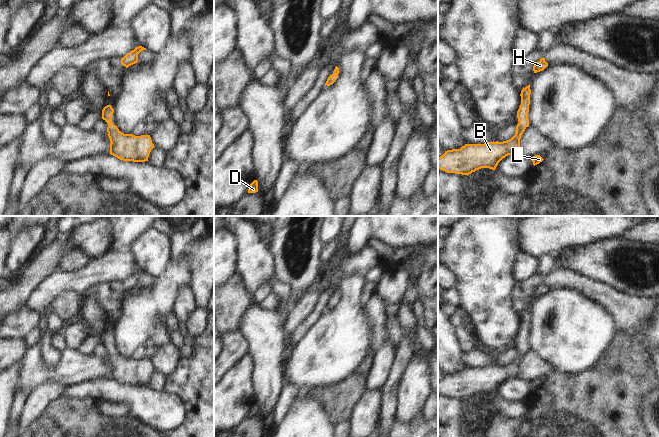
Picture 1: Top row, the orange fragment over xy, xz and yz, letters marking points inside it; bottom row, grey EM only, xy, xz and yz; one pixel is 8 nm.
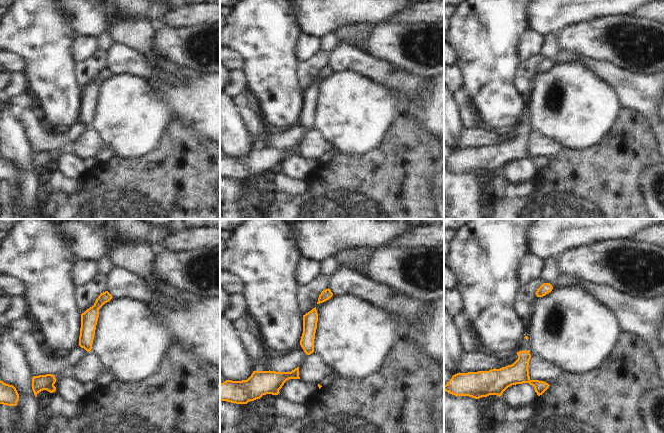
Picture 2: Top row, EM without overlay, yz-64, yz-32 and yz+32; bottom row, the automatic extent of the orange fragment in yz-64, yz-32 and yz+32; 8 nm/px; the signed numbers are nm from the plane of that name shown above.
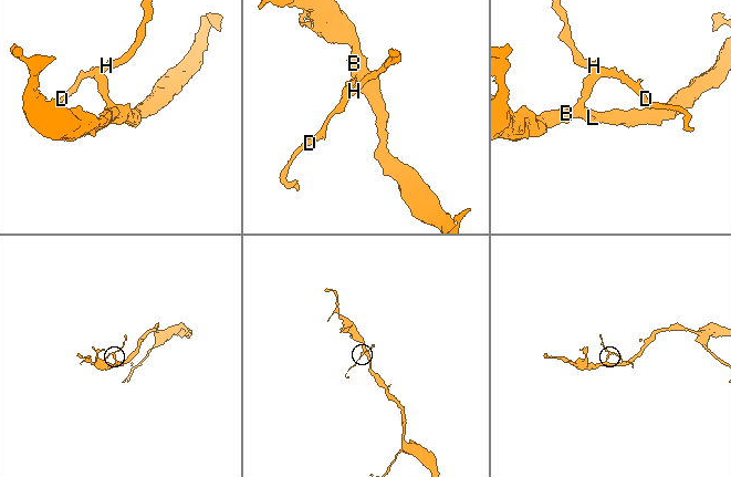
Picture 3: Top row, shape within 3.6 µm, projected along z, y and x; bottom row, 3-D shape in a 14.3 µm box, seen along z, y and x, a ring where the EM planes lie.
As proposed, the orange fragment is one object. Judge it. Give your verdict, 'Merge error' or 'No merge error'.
No merge error

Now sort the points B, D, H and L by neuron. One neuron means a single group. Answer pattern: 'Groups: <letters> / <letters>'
Groups: B D H L

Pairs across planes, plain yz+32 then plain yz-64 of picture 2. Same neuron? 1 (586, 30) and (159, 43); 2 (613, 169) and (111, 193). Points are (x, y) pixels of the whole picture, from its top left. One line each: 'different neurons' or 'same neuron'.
1: same neuron
2: same neuron

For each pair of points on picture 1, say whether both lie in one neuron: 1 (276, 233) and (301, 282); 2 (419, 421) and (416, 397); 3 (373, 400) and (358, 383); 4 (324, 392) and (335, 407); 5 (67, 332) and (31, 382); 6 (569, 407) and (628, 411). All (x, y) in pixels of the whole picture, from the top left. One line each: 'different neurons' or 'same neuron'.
1: same neuron
2: different neurons
3: different neurons
4: same neuron
5: different neurons
6: same neuron

